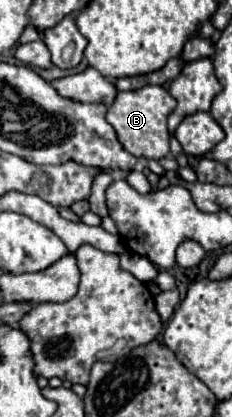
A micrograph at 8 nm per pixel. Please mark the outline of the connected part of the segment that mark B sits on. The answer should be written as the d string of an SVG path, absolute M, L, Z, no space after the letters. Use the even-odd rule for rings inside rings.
M146 85L136 91L122 91L108 107L106 121L116 129L118 141L136 157L162 159L170 153L170 133L166 127L168 115L174 111L176 99L160 85Z

